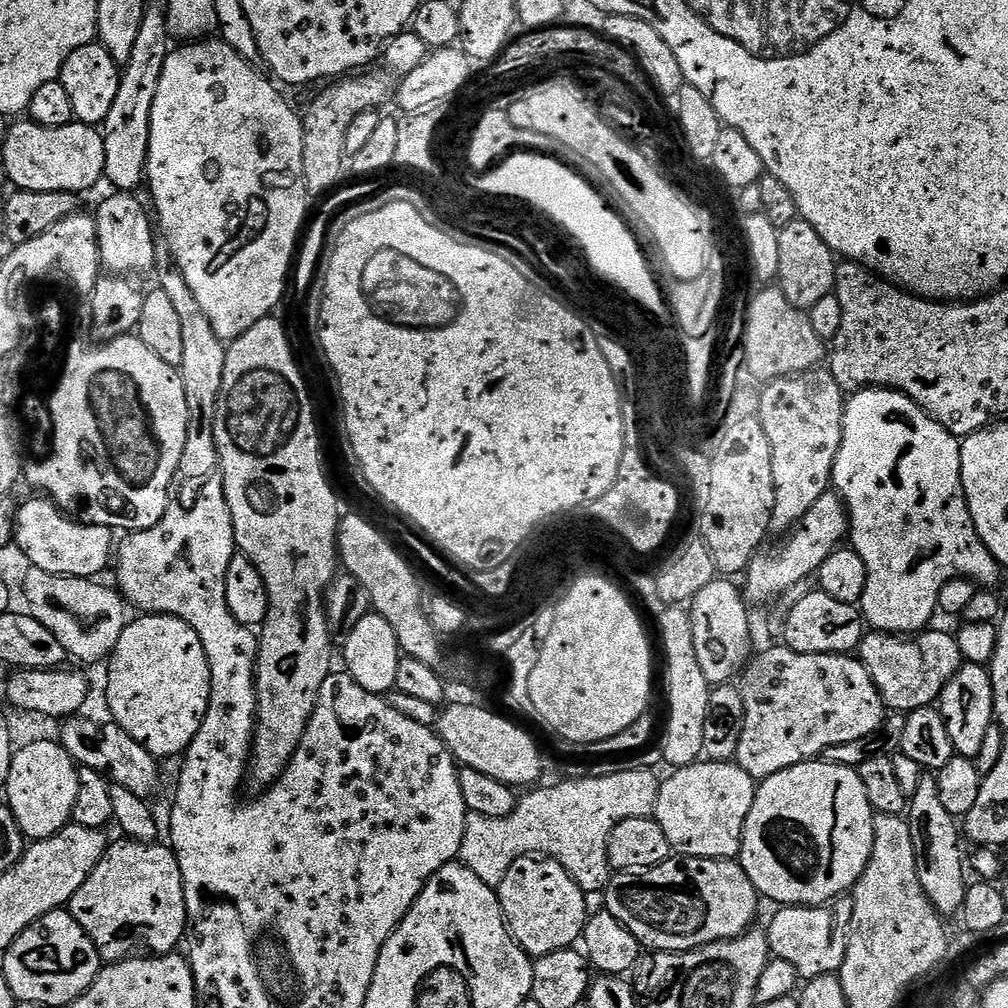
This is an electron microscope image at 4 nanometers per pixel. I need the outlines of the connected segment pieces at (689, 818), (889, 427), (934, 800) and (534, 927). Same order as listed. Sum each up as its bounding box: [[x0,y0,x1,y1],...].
[[654,759,757,860],[831,386,1002,634],[906,775,966,918],[498,854,590,958]]

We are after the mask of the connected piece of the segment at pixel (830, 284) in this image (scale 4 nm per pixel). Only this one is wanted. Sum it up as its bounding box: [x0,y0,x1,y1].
[776,219,837,310]

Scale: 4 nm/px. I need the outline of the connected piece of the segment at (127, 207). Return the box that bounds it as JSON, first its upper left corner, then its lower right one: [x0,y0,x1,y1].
[94,190,157,277]

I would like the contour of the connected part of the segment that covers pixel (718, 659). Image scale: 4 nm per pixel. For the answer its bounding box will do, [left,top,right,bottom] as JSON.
[690,578,754,686]

